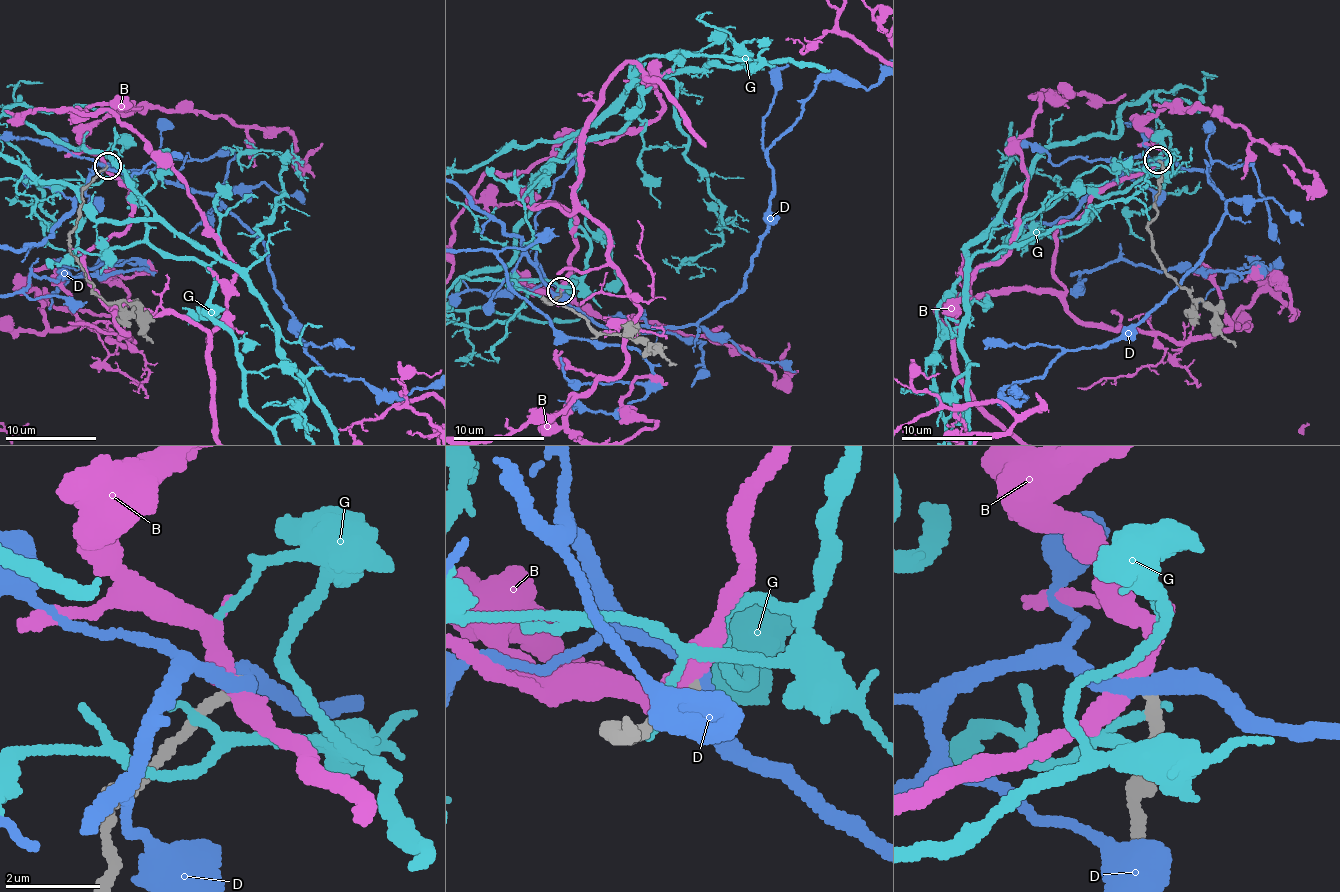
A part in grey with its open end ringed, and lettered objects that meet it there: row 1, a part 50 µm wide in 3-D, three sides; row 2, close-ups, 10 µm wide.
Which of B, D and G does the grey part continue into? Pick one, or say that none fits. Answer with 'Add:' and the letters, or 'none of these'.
Add: none of these

